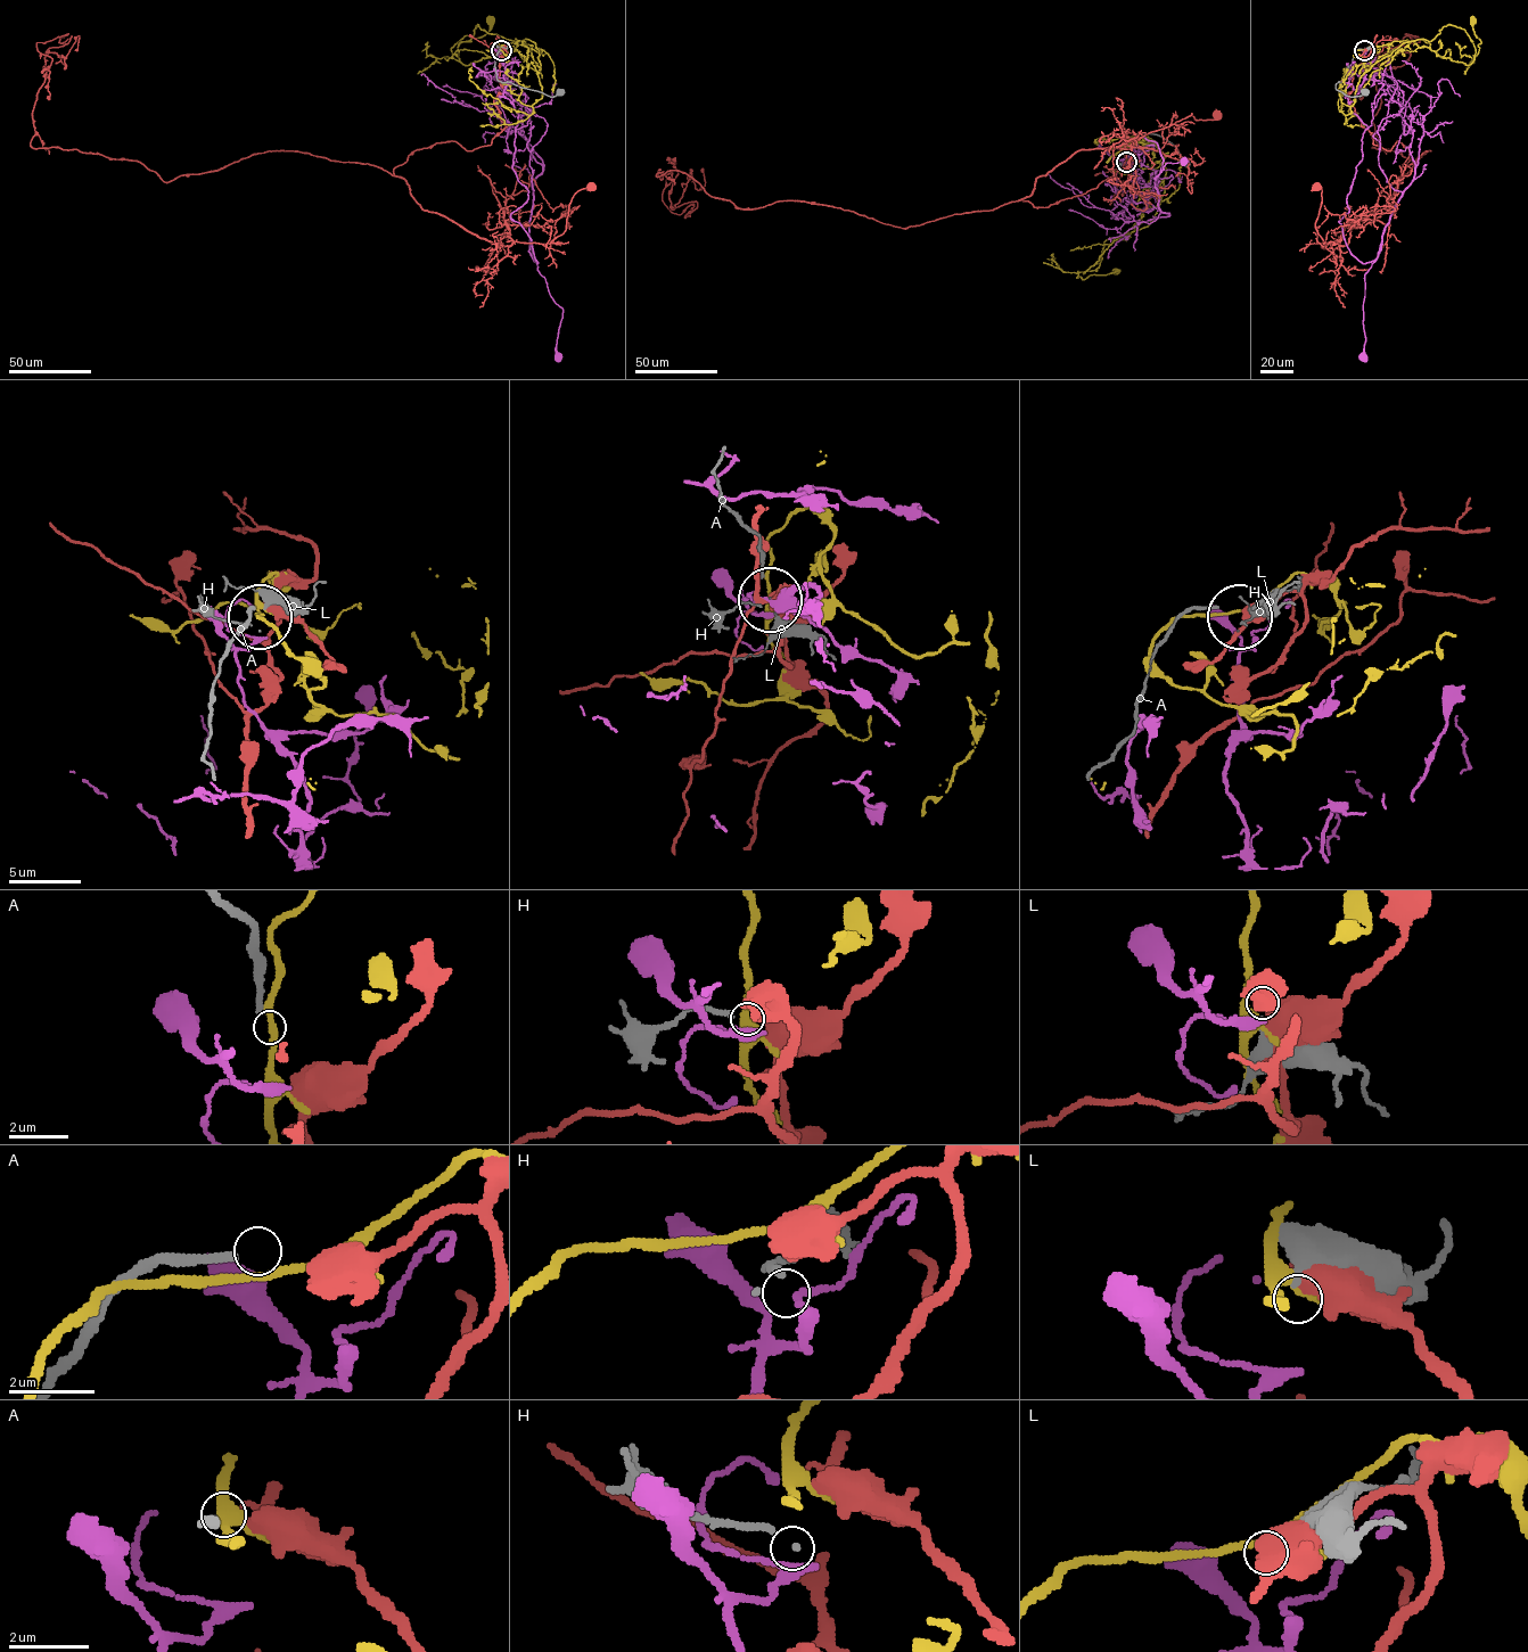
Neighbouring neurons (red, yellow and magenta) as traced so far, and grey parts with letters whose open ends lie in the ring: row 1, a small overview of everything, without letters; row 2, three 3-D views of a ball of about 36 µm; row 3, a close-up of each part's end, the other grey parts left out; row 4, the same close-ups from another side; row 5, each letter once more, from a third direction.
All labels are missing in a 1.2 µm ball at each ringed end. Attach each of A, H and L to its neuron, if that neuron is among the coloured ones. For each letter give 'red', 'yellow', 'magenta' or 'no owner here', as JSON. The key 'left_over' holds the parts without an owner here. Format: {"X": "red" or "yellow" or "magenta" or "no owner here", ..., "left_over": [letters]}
{"A": "no owner here", "H": "no owner here", "L": "no owner here", "left_over": ["A", "H", "L"]}

